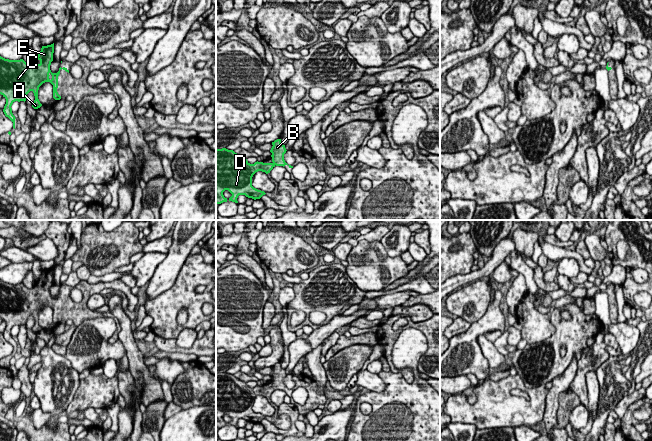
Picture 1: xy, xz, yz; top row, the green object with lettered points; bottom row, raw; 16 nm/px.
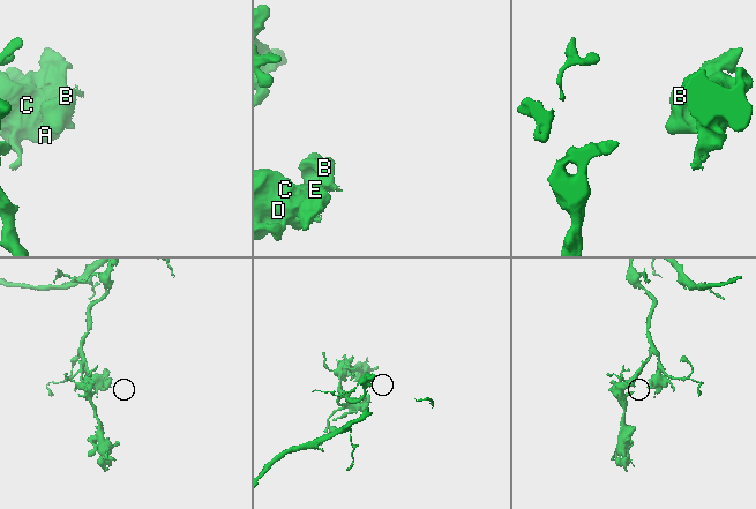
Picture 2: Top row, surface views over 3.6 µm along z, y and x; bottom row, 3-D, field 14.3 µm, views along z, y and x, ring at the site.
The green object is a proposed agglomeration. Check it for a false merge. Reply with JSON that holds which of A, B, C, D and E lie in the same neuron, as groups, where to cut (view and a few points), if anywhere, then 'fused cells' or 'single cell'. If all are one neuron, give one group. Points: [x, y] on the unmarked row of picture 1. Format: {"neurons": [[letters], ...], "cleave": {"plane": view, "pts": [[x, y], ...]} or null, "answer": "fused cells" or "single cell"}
{"neurons": [["A", "B", "C", "D", "E"]], "cleave": null, "answer": "single cell"}

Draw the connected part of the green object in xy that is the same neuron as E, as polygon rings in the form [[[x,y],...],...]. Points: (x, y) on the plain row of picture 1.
[[[54,267],[47,270],[42,270],[41,275],[35,282],[35,285],[40,285],[39,288],[29,289],[23,283],[9,284],[0,280],[0,318],[6,323],[3,336],[13,346],[15,353],[15,340],[12,337],[12,328],[15,325],[26,325],[27,318],[32,315],[35,324],[32,327],[34,333],[42,330],[38,323],[39,311],[50,306],[53,309],[53,322],[60,324],[61,320],[57,316],[58,300],[60,294],[63,293],[69,297],[65,291],[59,292],[57,297],[52,297],[50,294],[51,286],[53,285]]]

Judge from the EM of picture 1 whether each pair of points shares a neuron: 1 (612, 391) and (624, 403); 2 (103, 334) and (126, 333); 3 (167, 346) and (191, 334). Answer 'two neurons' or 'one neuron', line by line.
1: two neurons
2: two neurons
3: two neurons

